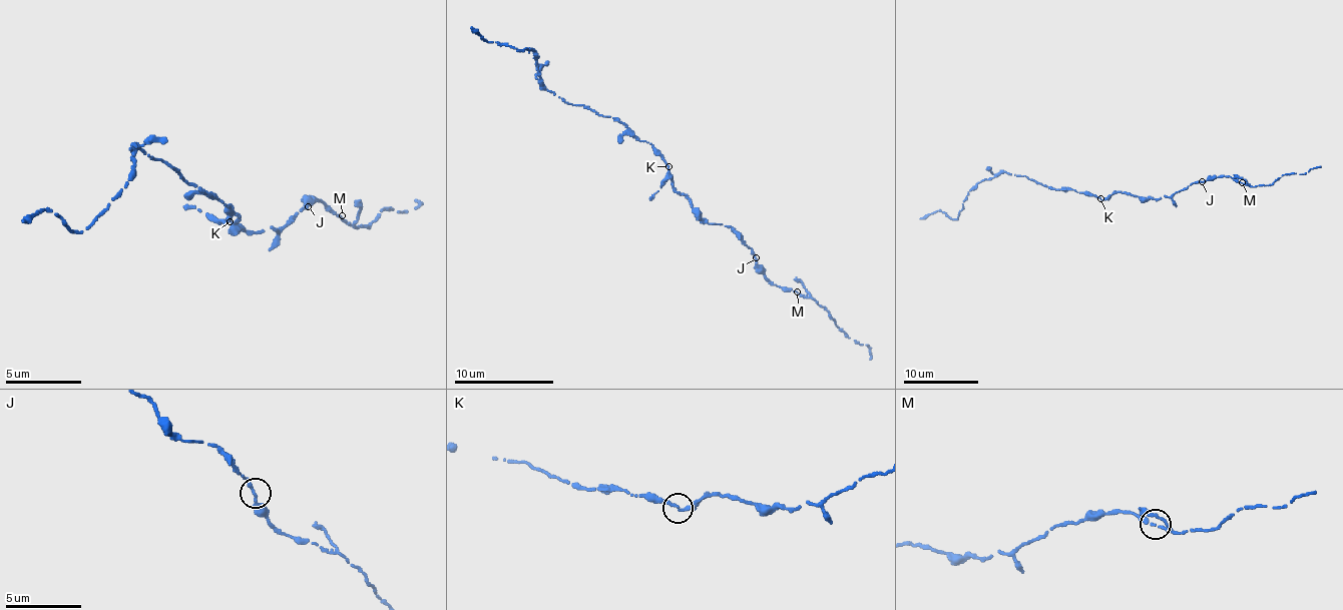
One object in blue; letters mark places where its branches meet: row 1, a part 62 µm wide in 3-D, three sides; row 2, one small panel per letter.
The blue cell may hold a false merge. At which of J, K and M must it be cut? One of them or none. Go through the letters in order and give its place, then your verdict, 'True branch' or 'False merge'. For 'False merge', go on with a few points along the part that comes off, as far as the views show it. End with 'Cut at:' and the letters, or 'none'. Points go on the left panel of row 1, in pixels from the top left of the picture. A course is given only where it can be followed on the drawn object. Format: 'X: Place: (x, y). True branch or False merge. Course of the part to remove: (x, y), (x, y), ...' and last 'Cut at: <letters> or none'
J: Place: (308, 206). True branch
K: Place: (230, 221). True branch
M: Place: (342, 215). True branch
Cut at: none

